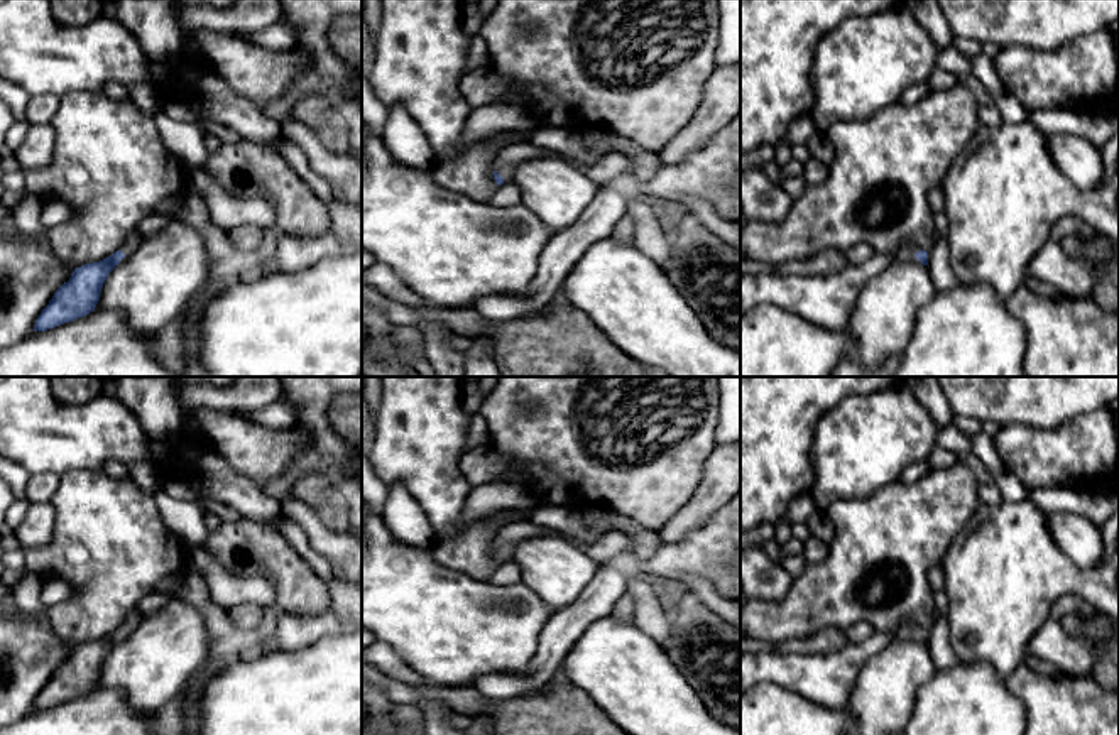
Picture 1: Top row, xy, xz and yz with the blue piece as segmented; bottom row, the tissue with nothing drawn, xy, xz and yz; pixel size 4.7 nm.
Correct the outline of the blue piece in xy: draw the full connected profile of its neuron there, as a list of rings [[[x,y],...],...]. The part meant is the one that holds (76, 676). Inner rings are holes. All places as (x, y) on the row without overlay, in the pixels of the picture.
[[[132,608],[115,632],[100,640],[76,645],[69,659],[54,671],[49,683],[37,694],[34,710],[47,710],[95,689],[108,652],[128,637],[142,620],[140,612]]]

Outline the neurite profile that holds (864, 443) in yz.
[[[906,382],[867,395],[849,395],[823,414],[813,431],[815,480],[808,495],[827,514],[838,500],[865,500],[901,478],[906,466],[928,458],[938,426]]]

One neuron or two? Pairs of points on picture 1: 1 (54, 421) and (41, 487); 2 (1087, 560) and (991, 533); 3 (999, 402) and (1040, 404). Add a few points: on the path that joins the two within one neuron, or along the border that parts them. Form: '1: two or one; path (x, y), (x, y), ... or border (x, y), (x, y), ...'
1: two; border (58, 473), (31, 475)
2: two; border (1047, 517), (1052, 539), (1079, 568), (1097, 566)
3: one; path (1009, 402), (1030, 402)

